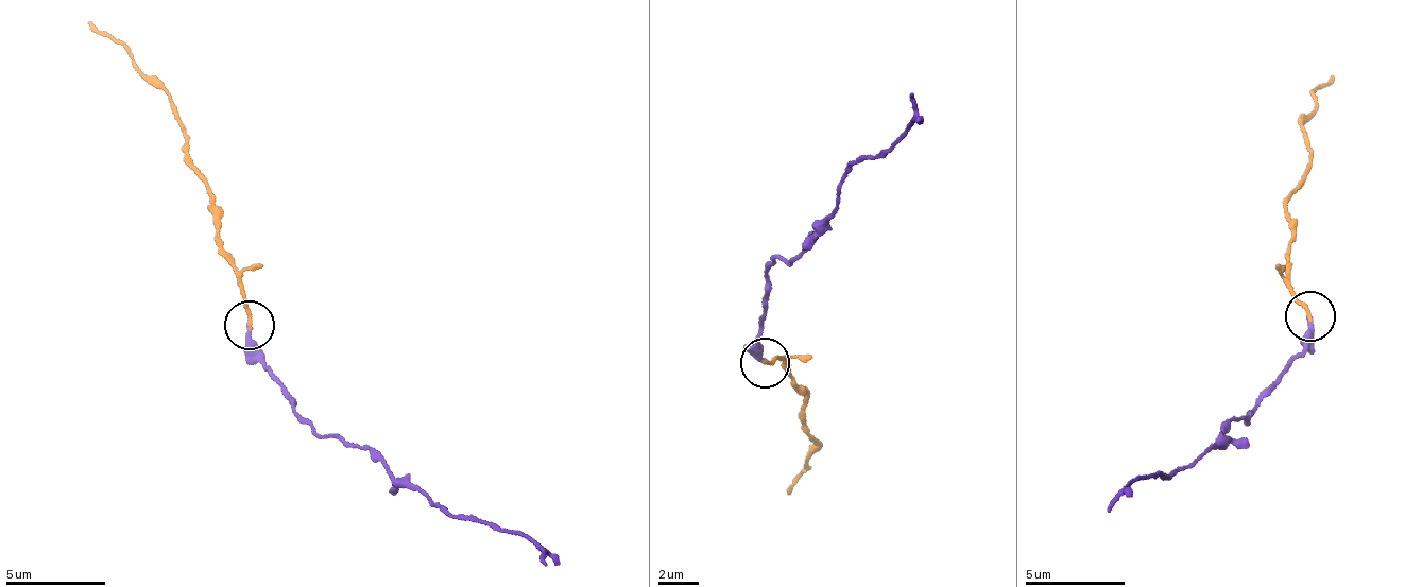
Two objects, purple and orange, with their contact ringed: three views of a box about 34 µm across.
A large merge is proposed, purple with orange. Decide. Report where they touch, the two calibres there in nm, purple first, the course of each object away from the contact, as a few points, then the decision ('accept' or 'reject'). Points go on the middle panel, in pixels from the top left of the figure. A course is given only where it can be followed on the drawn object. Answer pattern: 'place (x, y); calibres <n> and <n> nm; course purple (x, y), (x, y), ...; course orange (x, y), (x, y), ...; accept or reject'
place (765, 362); calibres 260 and 190 nm; course purple (767, 359), (751, 345), (772, 256), (807, 251), (838, 202), (853, 162), (895, 149), (914, 104), (910, 95); course orange (767, 364), (785, 358), (809, 398), (805, 429), (821, 444), (789, 493); accept

